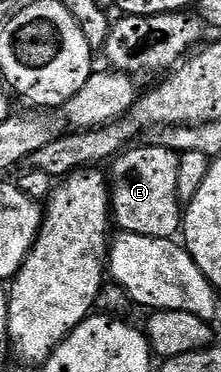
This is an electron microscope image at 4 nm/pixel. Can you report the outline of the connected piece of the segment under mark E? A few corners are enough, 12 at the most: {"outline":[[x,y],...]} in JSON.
{"outline":[[162,143],[110,166],[114,224],[174,238],[180,154]]}

